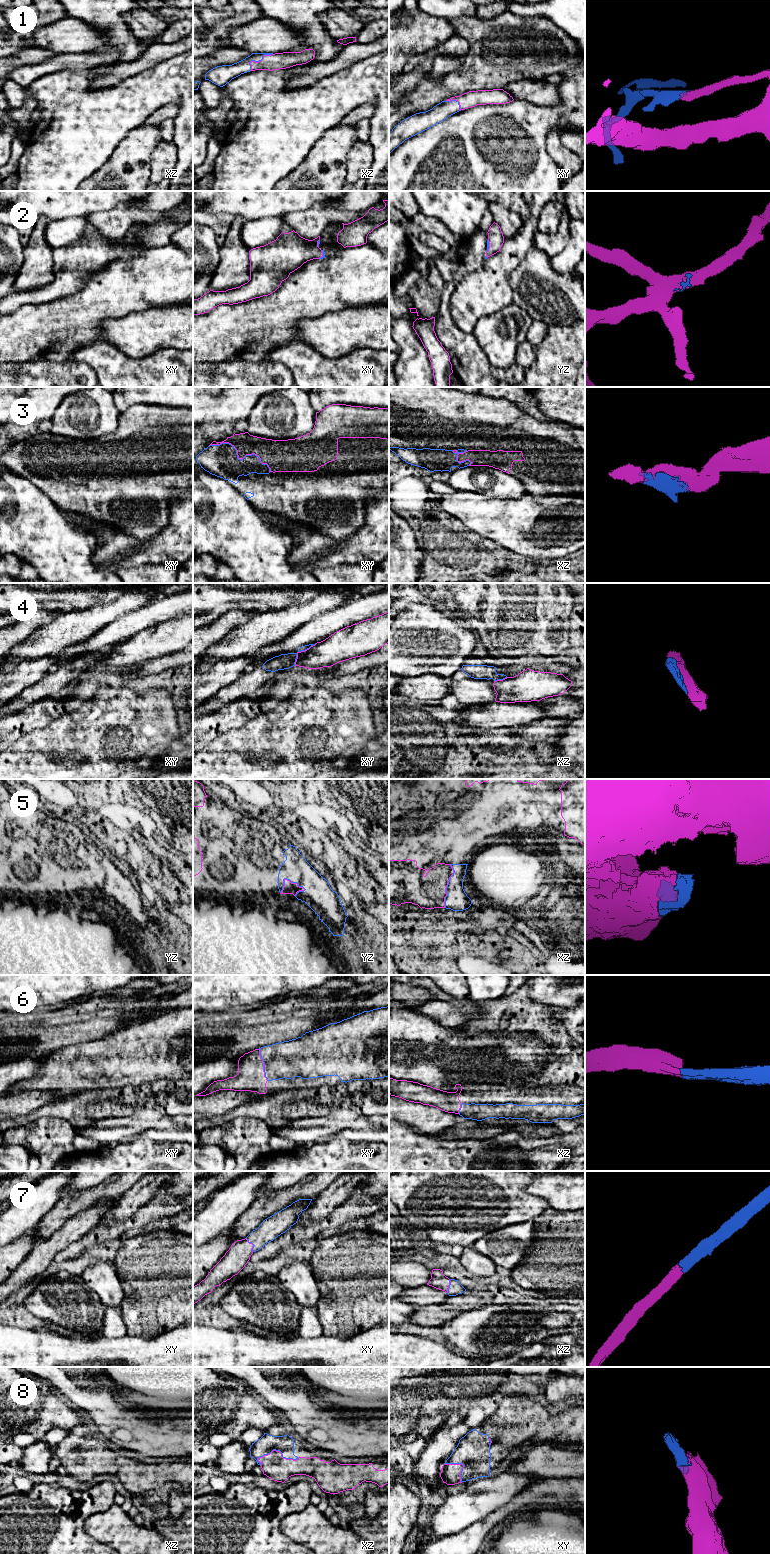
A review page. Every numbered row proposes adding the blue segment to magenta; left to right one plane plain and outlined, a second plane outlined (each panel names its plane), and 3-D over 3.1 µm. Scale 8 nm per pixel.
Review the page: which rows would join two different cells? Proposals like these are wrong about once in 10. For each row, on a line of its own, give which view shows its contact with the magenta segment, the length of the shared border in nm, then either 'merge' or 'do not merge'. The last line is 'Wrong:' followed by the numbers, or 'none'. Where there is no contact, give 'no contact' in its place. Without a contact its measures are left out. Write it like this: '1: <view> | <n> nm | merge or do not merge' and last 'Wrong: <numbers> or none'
1: xz | 240 nm | merge
2: yz | 110 nm | merge
3: xy | 550 nm | merge
4: xy | 260 nm | do not merge
5: yz | 220 nm | merge
6: xy | 280 nm | merge
7: xy | 130 nm | merge
8: xz | 340 nm | merge
Wrong: 4

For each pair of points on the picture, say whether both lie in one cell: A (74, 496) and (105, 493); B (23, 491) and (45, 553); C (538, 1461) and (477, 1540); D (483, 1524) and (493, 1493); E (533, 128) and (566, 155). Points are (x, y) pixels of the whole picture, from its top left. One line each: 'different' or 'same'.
A: same
B: same
C: different
D: different
E: different

